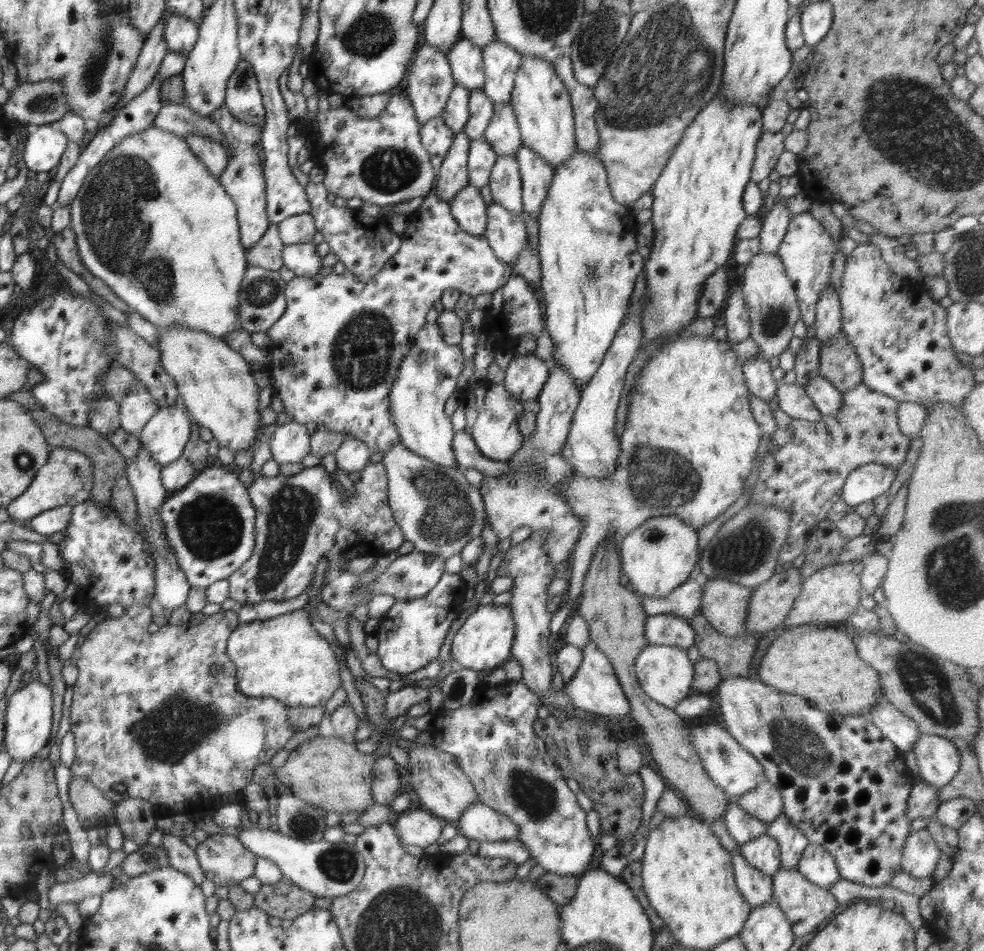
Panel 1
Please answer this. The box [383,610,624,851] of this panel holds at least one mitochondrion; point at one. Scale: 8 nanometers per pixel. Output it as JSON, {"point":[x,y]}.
{"point":[535,796]}

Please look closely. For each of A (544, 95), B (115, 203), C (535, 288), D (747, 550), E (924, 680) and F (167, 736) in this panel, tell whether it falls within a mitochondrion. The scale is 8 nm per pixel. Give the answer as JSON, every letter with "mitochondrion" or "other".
{"A":"other","B":"mitochondrion","C":"other","D":"mitochondrion","E":"mitochondrion","F":"mitochondrion"}

